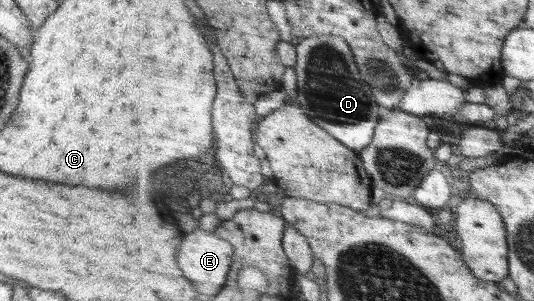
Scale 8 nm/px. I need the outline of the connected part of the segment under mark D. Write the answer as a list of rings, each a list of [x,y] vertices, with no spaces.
[[[311,36],[305,38],[298,45],[298,63],[296,69],[299,79],[299,92],[297,98],[305,108],[305,114],[310,115],[319,126],[325,128],[339,138],[343,144],[347,144],[351,150],[363,153],[367,146],[370,146],[374,141],[376,130],[379,123],[382,121],[381,114],[379,114],[378,98],[367,79],[363,78],[361,68],[355,58],[353,48],[349,46],[347,38],[343,36]]]

